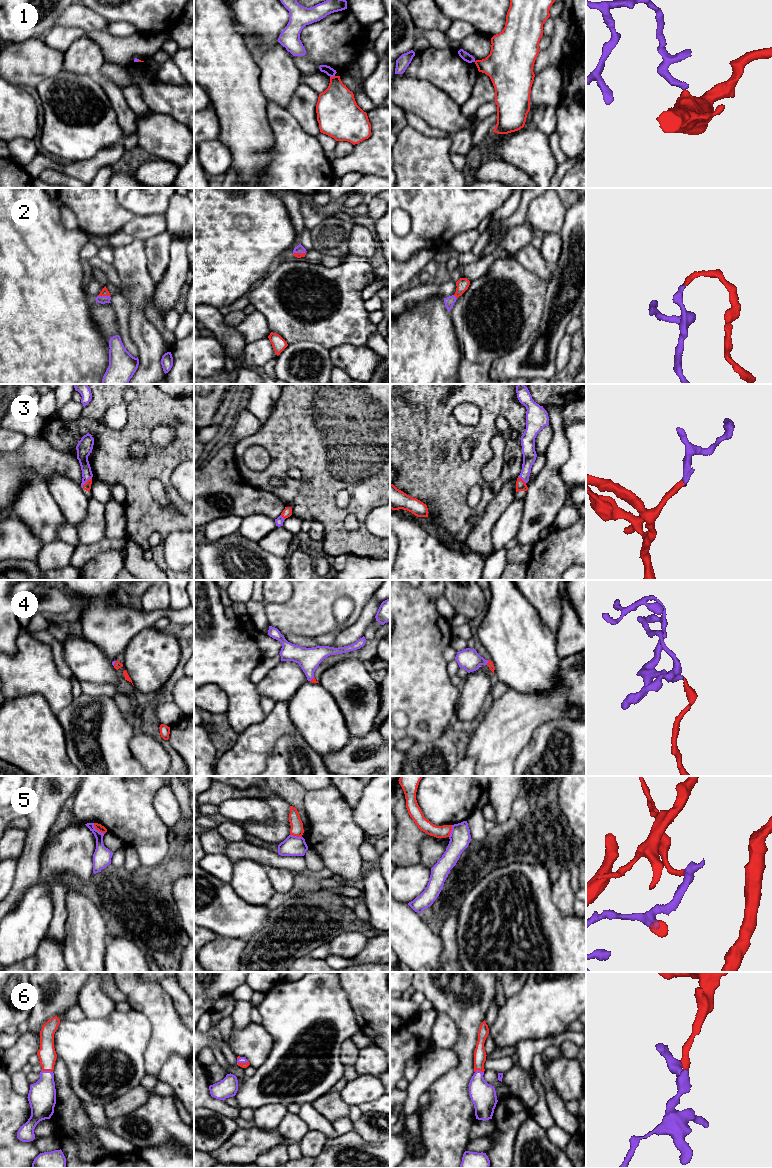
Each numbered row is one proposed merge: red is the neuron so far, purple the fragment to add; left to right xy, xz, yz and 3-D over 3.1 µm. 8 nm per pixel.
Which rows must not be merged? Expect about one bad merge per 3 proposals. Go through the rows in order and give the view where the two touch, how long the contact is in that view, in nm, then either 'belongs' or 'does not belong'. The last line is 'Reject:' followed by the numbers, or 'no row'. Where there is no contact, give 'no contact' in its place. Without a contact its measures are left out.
1: contact in xz; length 40 nm; does not belong
2: contact in xy; length 100 nm; belongs
3: contact in xy; length 110 nm; belongs
4: contact in yz; length 50 nm; belongs
5: contact in xy; length 130 nm; does not belong
6: contact in xy; length 100 nm; belongs
Reject: 1, 5

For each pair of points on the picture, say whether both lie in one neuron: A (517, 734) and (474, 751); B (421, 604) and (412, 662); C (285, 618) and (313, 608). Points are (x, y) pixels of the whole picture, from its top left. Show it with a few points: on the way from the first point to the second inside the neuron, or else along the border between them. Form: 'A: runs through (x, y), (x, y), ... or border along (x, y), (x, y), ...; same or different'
A: runs through (506, 734), (503, 734), (491, 746), (485, 747); same
B: runs through (412, 618), (412, 648); same
C: runs through (292, 617), (306, 613); same

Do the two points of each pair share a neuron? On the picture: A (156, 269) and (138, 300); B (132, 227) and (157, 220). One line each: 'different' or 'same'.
A: different
B: same

